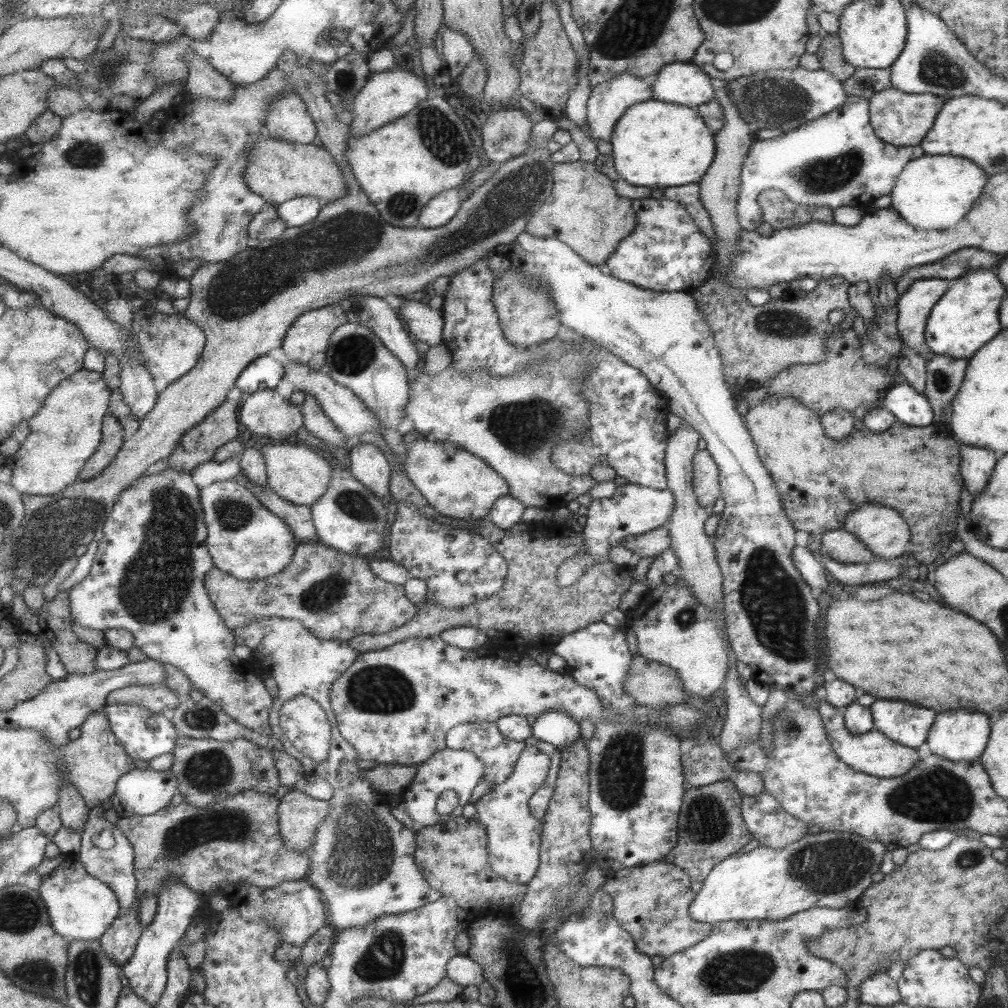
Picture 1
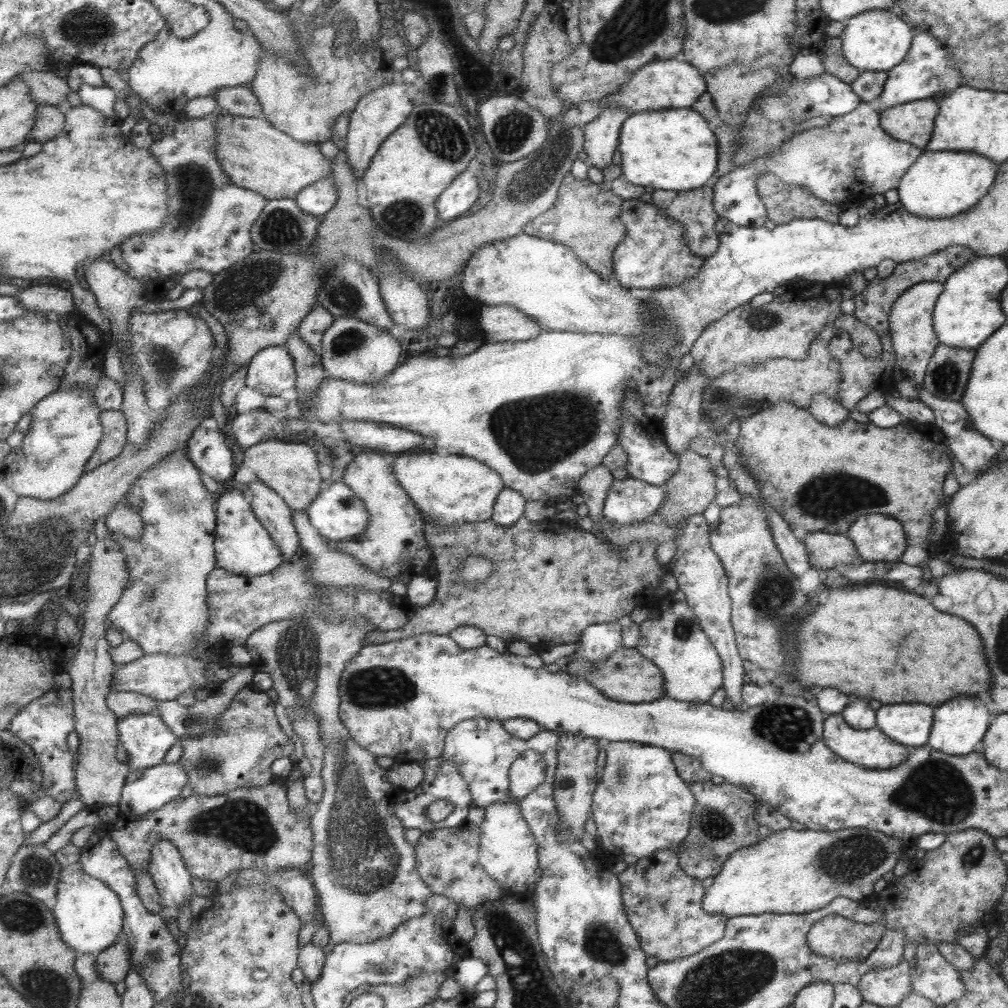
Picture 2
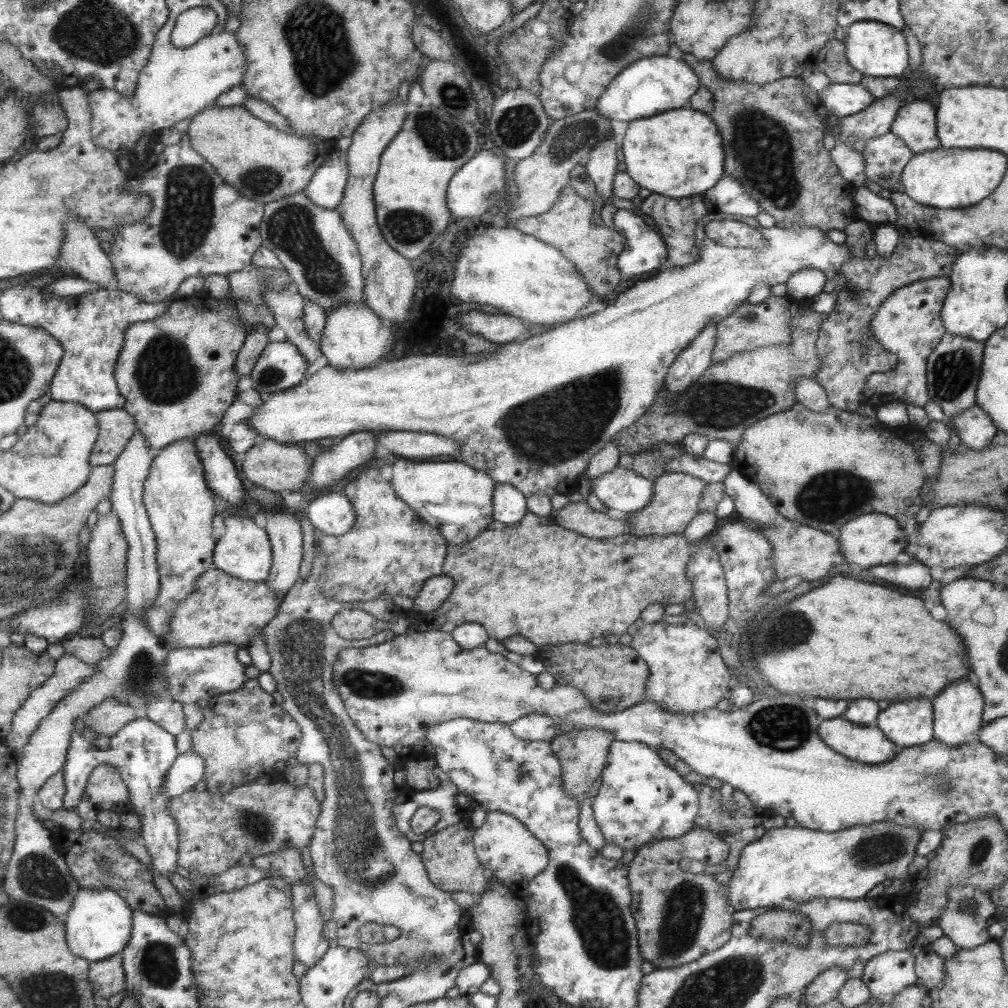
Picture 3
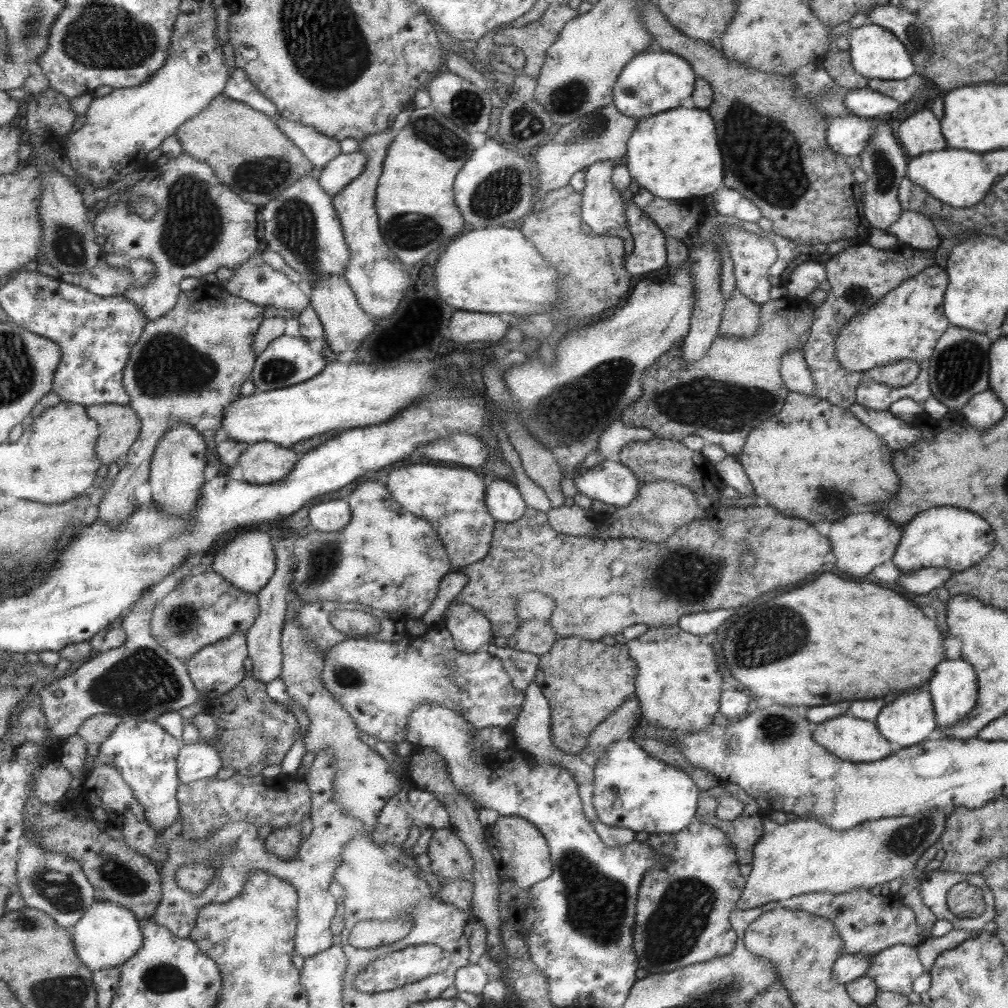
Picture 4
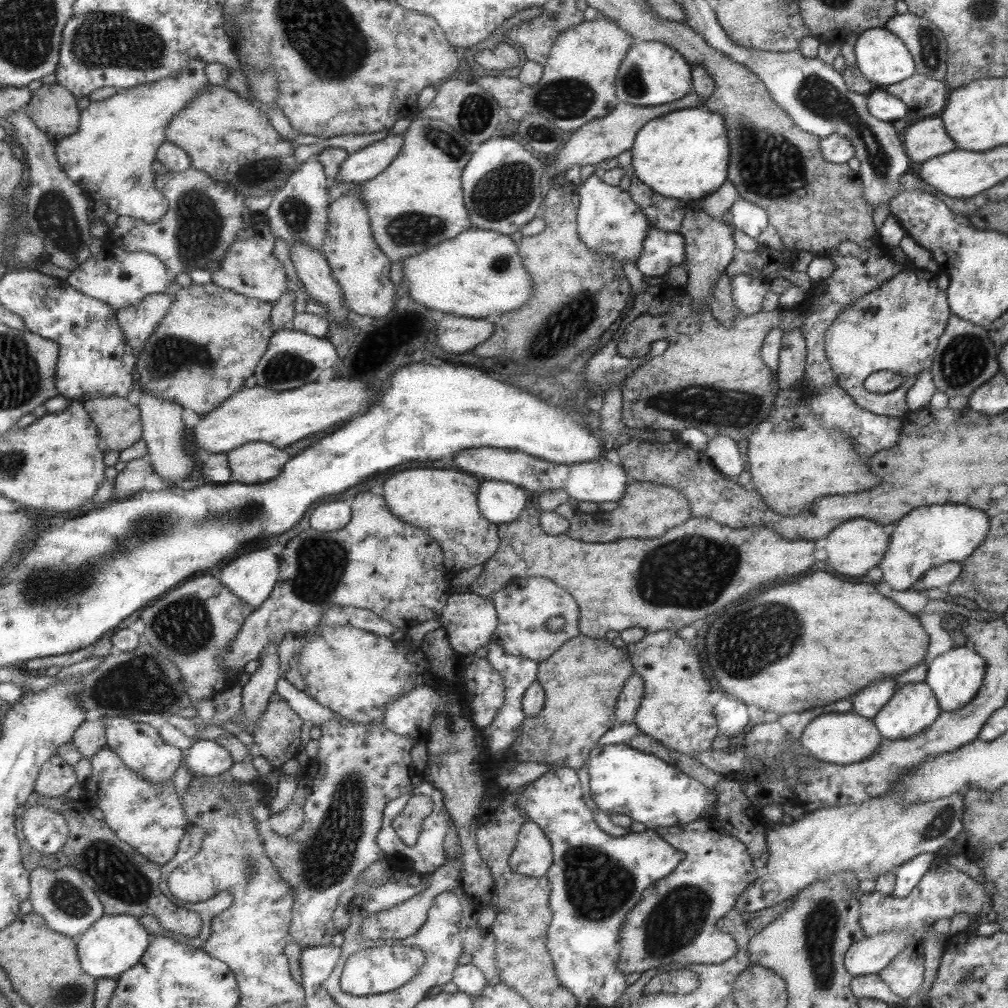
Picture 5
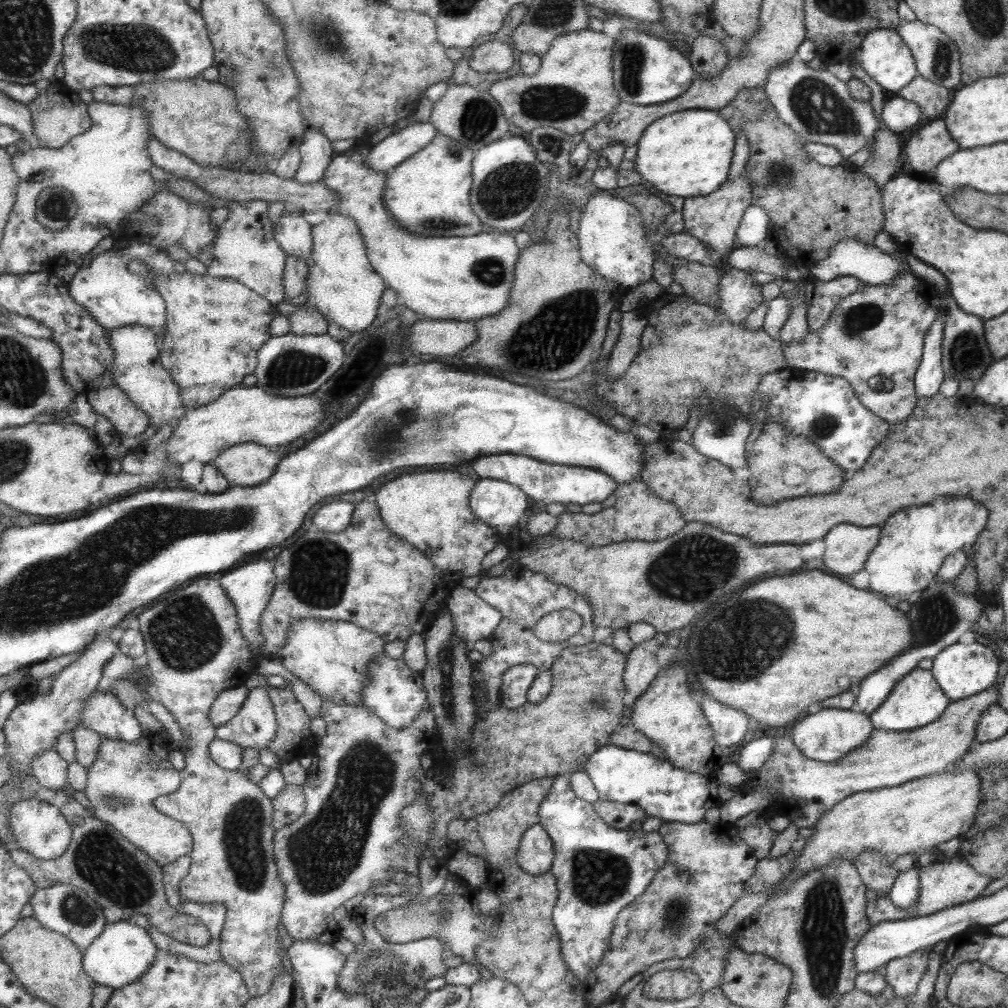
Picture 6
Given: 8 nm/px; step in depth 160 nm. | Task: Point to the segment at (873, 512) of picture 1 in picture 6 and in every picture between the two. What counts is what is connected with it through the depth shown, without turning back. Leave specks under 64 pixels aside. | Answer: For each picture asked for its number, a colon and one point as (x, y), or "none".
2: (877, 537)
3: (871, 540)
4: (860, 542)
5: (855, 547)
6: (847, 547)

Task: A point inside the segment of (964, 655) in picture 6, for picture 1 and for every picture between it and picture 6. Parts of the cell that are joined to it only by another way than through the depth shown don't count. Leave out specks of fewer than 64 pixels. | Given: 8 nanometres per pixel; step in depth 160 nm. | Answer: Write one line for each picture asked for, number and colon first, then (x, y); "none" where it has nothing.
1: (956, 736)
2: (957, 726)
3: (957, 712)
4: (953, 690)
5: (955, 677)

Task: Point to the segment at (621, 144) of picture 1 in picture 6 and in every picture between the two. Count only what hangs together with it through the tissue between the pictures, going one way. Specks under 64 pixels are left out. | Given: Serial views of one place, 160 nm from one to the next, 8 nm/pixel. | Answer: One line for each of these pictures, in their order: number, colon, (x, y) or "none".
2: (673, 149)
3: (678, 153)
4: (674, 155)
5: (683, 154)
6: (687, 154)

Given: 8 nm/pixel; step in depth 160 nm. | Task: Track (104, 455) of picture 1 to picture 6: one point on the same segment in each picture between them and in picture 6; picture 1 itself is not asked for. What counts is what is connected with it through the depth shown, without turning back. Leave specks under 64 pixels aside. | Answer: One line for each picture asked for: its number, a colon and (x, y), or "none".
2: (115, 439)
3: (118, 426)
4: (120, 425)
5: (120, 424)
6: (114, 403)

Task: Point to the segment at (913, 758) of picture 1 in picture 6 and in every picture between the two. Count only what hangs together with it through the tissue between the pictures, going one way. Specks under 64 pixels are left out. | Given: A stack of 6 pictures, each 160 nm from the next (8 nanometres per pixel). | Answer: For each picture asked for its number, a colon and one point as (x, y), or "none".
2: (870, 748)
3: (867, 744)
4: (851, 739)
5: (844, 738)
6: (827, 736)

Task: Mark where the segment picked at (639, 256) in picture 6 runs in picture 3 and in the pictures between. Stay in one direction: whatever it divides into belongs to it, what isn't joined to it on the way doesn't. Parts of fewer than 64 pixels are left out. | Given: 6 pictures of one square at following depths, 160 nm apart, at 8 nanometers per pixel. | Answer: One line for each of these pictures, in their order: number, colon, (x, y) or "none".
3: (601, 164)
4: (602, 208)
5: (609, 222)

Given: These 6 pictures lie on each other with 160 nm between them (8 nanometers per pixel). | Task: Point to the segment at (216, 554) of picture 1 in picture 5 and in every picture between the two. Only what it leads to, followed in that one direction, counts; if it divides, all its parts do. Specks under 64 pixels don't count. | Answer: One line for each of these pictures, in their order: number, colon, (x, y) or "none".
2: (244, 546)
3: (245, 551)
4: (248, 560)
5: (253, 576)

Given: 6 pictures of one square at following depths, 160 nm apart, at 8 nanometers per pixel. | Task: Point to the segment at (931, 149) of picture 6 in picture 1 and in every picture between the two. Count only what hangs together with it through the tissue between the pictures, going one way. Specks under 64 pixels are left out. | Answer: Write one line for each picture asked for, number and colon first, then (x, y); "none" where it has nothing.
1: (902, 120)
2: (912, 122)
3: (915, 122)
4: (918, 133)
5: (927, 139)

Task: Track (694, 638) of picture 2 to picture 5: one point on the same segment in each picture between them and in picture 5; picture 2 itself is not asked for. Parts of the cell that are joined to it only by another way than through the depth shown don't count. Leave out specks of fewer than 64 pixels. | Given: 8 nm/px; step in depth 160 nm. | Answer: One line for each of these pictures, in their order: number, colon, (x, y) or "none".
3: (687, 675)
4: (678, 687)
5: (674, 710)

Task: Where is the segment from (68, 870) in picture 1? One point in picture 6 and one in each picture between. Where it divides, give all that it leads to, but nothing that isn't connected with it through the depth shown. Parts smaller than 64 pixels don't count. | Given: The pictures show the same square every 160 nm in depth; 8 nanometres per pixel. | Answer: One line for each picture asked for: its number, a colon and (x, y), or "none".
2: (90, 915)
3: (100, 924)
4: (109, 934)
5: (115, 943)
6: (120, 956)

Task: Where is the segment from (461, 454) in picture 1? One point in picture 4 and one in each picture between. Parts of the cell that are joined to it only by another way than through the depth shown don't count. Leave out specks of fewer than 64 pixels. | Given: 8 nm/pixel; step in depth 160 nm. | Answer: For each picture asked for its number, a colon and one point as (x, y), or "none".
2: (451, 490)
3: (457, 500)
4: (452, 500)

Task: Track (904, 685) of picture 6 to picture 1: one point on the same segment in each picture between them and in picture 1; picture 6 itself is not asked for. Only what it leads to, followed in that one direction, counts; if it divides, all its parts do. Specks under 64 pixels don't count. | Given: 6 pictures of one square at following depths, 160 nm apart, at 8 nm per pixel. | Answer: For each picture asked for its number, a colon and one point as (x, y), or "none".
1: (908, 725)
2: (907, 724)
3: (906, 724)
4: (908, 721)
5: (913, 708)

